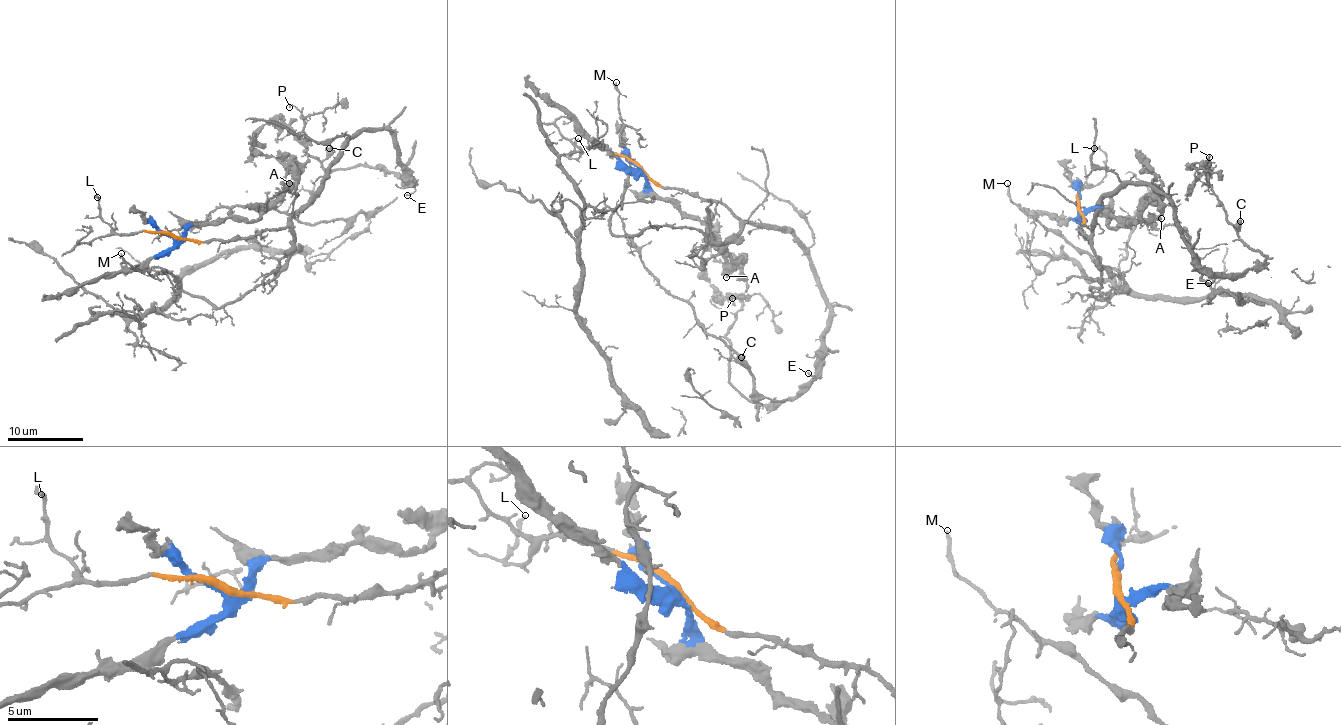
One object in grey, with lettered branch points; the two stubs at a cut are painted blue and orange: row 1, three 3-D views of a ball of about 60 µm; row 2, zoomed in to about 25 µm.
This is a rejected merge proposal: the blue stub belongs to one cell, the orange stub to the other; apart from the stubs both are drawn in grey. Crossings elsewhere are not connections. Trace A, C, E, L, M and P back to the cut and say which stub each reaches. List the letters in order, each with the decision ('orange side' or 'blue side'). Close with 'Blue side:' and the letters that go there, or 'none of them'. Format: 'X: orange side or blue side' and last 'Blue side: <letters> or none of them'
A: blue side
C: orange side
E: orange side
L: orange side
M: orange side
P: orange side
Blue side: A

